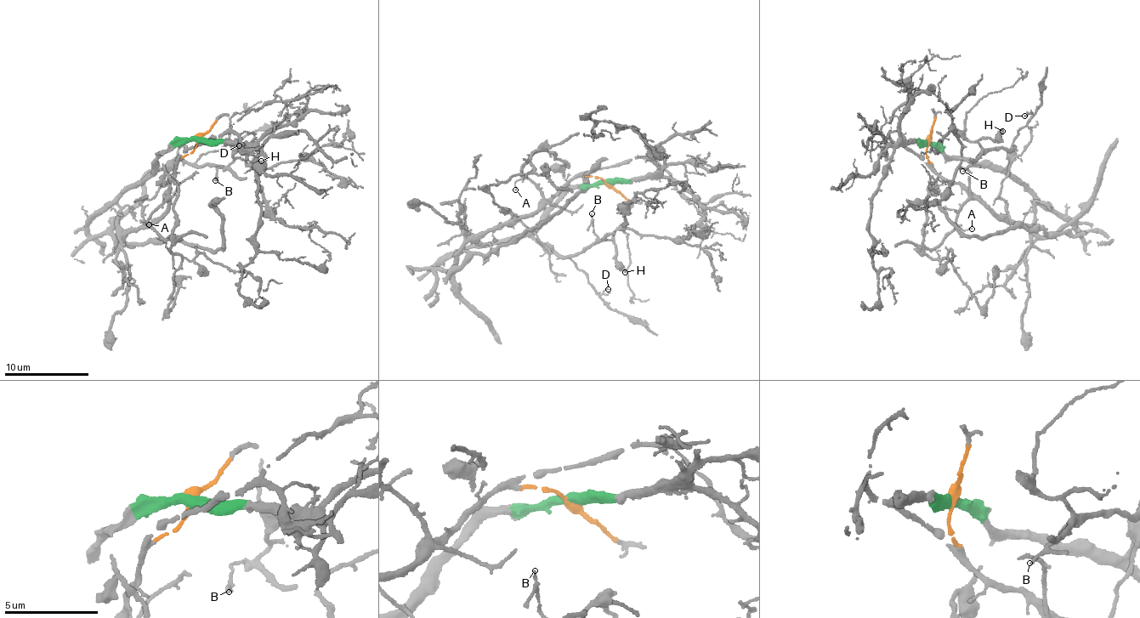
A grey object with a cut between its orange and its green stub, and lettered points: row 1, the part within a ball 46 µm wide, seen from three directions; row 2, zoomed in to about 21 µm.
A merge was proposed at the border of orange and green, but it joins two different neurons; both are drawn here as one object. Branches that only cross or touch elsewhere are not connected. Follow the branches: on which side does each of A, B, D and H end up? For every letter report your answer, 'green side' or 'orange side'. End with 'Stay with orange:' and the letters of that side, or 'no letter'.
A: orange side
B: green side
D: green side
H: green side
Stay with orange: A

